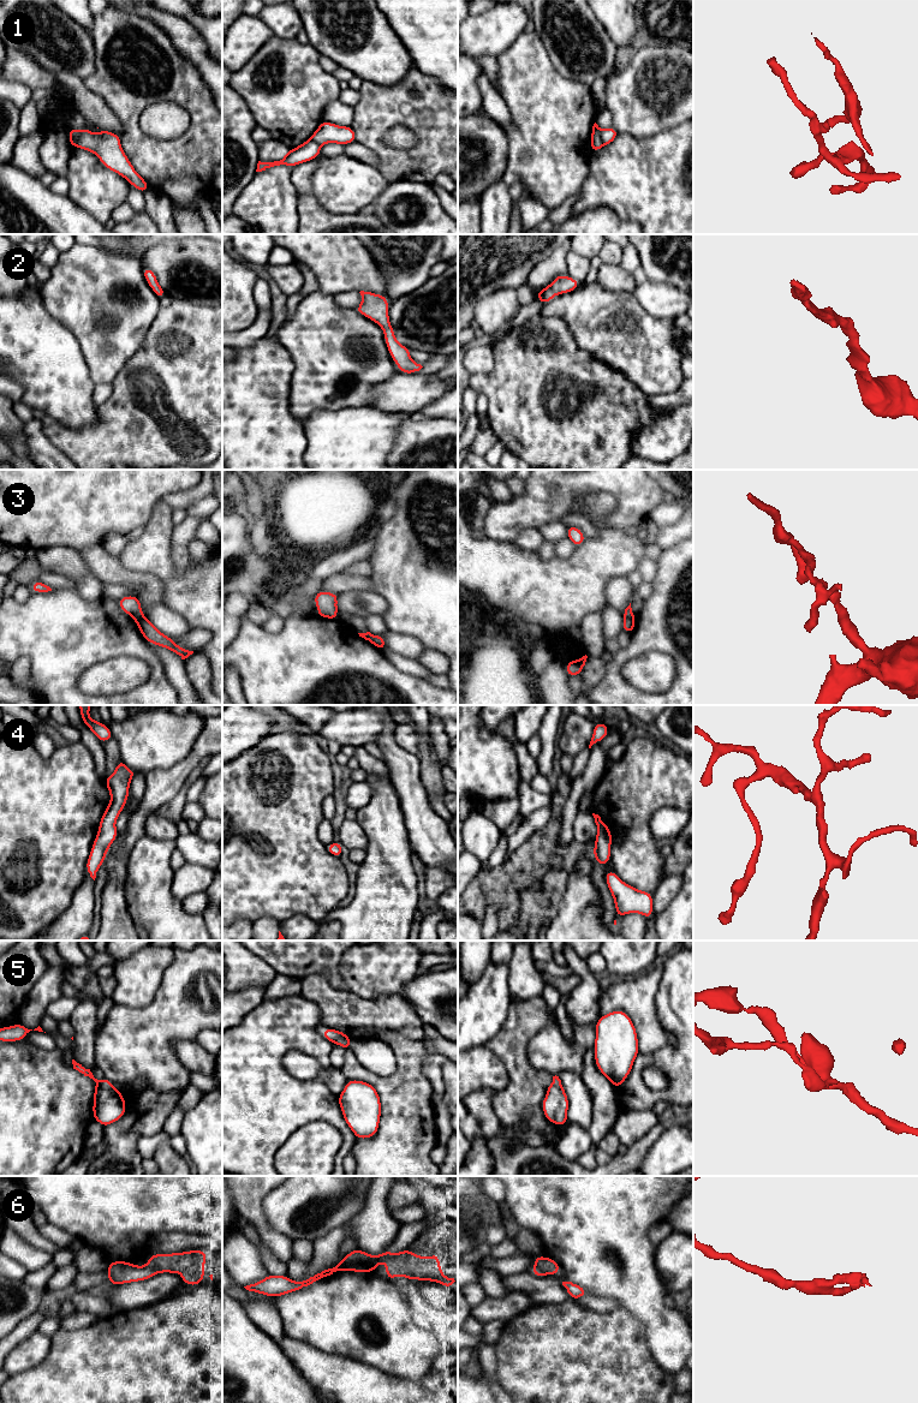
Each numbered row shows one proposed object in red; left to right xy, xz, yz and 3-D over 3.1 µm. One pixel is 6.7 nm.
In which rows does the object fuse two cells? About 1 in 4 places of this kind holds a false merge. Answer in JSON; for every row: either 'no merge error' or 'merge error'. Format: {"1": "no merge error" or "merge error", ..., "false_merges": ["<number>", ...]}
{"1": "merge error", "2": "no merge error", "3": "merge error", "4": "no merge error", "5": "no merge error", "6": "merge error", "false_merges": ["1", "3", "6"]}

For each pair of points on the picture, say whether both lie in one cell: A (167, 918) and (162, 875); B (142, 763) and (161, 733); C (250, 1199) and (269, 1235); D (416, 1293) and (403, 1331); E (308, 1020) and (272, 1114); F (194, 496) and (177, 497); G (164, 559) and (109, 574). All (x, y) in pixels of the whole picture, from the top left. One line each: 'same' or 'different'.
A: same
B: same
C: same
D: different
E: same
F: same
G: different

